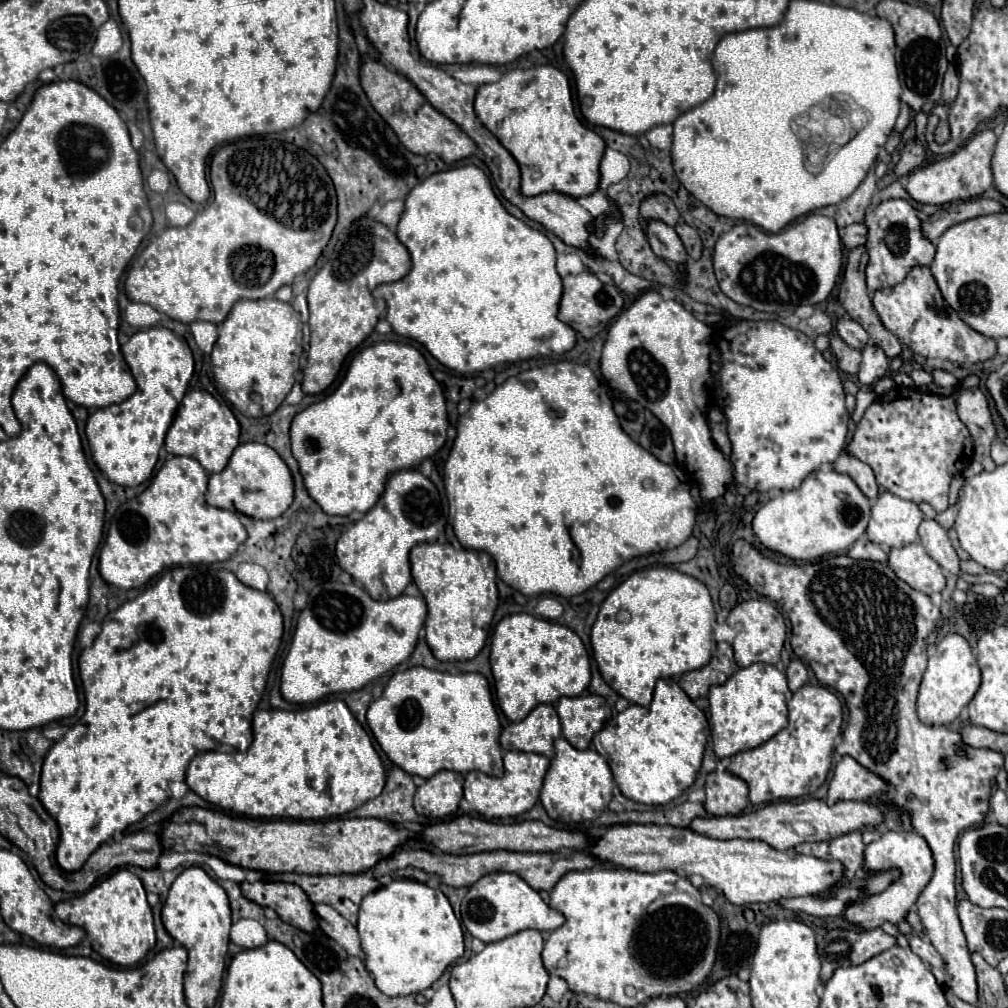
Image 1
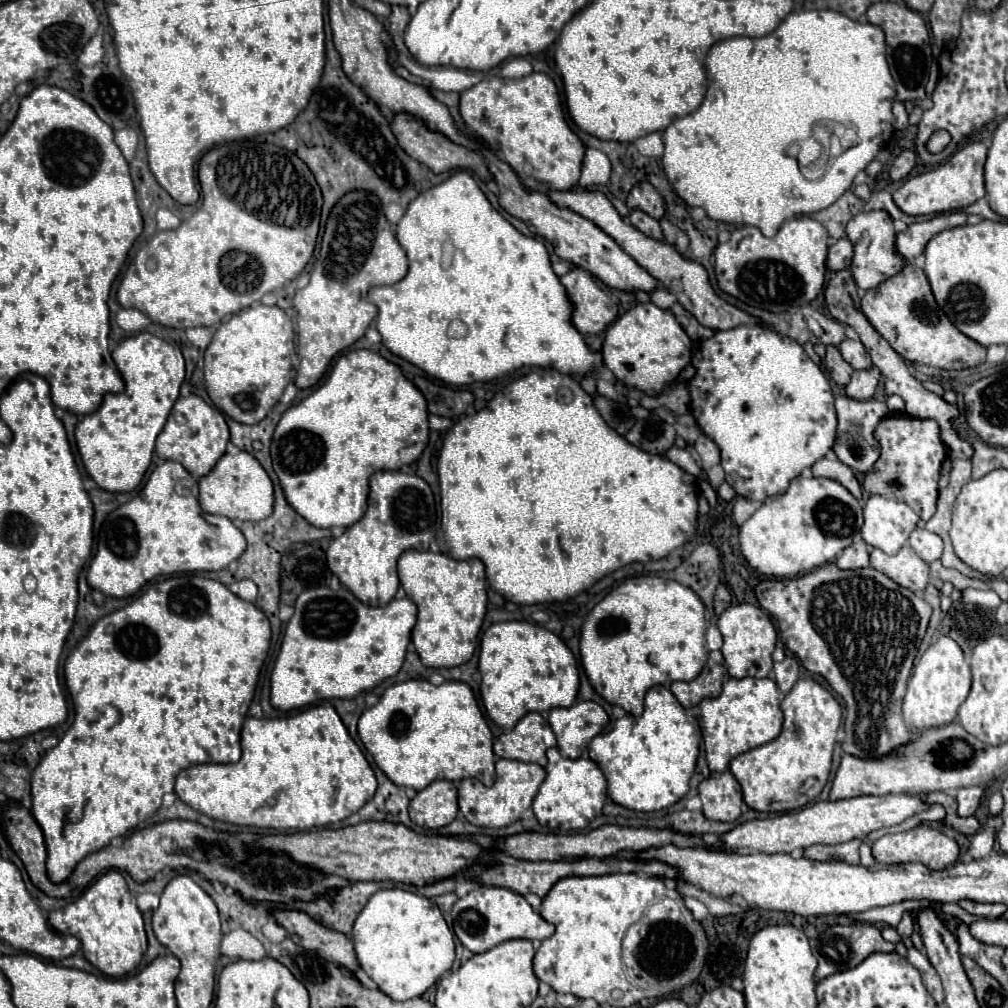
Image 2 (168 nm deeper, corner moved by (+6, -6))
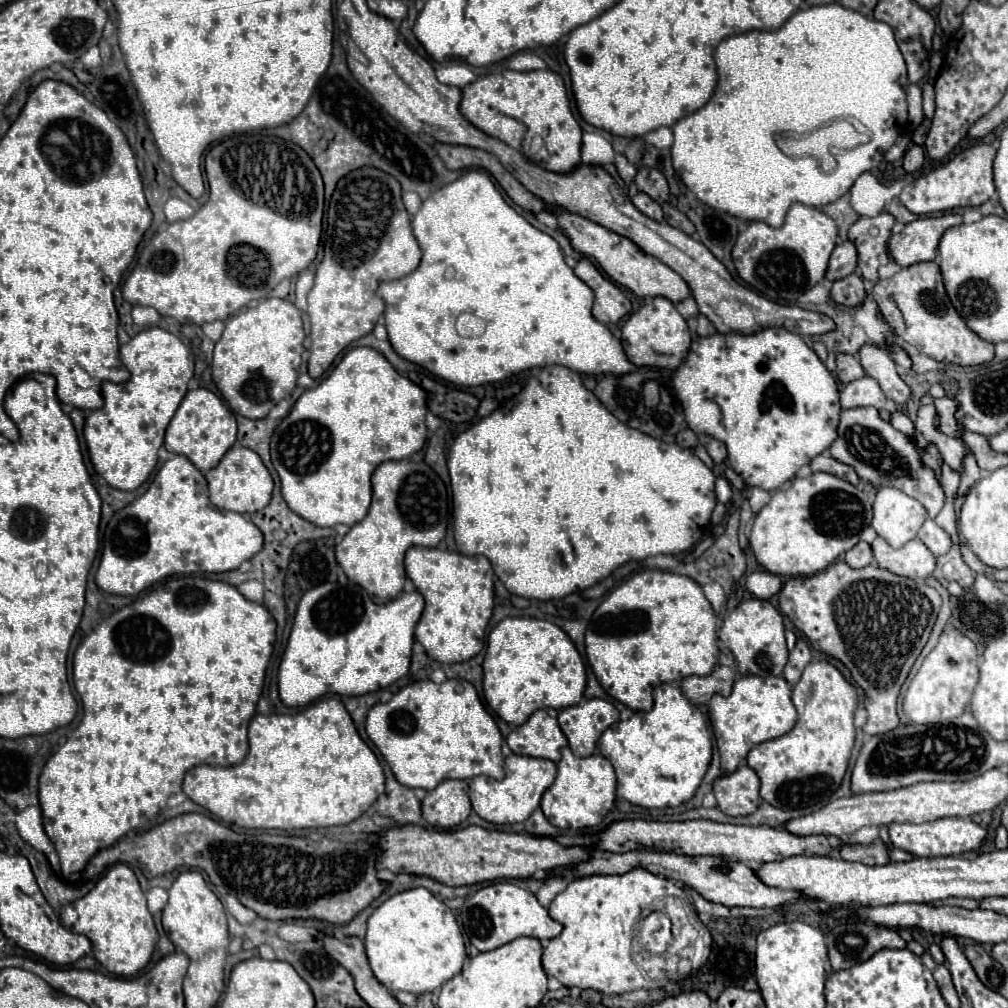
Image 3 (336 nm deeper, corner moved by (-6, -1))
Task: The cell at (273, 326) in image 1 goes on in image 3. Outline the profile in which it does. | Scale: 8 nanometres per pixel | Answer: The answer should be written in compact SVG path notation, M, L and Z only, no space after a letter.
M265 298L225 322L210 365L212 379L237 414L245 418L265 418L277 402L293 392L303 351L310 351L311 356L311 344L309 314L301 318L299 310L289 300Z

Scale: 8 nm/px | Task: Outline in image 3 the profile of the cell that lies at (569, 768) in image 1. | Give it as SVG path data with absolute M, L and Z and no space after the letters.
M567 746L561 750L561 760L557 762L557 778L545 790L541 798L541 810L547 820L557 828L587 828L597 826L605 818L605 814L613 808L617 778L611 762L601 754L591 754L587 758L575 756Z

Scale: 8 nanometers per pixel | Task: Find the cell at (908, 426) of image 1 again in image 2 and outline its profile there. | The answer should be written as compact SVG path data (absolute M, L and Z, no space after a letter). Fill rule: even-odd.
M889 413L877 425L875 435L881 443L881 459L877 461L877 471L873 471L873 475L865 475L863 489L871 495L877 493L883 497L907 501L907 505L923 521L929 521L937 509L939 467L947 457L945 445L939 439L937 423L931 419L915 419L905 413ZM889 479L897 479L901 483L901 491L893 491L893 487L889 487Z

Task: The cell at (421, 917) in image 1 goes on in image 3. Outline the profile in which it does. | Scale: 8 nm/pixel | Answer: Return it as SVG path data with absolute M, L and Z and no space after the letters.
M427 888L397 892L369 916L365 952L375 978L385 988L411 994L425 994L443 986L461 972L467 956L464 936L453 912Z

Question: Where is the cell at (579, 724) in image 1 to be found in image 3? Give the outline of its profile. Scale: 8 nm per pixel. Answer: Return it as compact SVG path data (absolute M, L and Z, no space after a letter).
M601 698L583 700L581 704L559 712L559 726L569 740L569 748L577 756L591 756L603 730L607 730L617 720L617 708Z

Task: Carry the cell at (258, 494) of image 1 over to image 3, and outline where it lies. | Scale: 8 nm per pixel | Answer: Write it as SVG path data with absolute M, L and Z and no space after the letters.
M236 441L231 450L221 458L221 462L205 474L209 484L209 500L219 510L231 510L239 514L253 514L257 510L263 510L269 504L269 498L273 496L275 482L265 468L261 456L249 448L241 446Z

